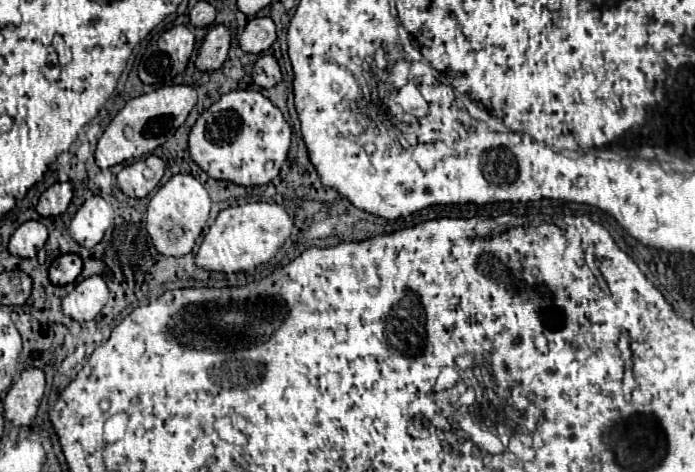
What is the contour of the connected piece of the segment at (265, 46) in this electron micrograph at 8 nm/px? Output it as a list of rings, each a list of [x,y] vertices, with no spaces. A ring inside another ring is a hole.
[[[254,17],[248,21],[244,33],[240,35],[240,47],[246,53],[260,55],[270,49],[276,41],[276,27],[270,17]]]

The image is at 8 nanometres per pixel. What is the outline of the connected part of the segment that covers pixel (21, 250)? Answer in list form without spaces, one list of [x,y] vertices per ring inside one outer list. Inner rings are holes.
[[[40,221],[22,223],[10,237],[8,251],[16,257],[36,257],[48,239],[48,229]]]

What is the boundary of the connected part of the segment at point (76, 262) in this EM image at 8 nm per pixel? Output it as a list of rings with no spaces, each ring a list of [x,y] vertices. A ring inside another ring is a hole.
[[[60,255],[50,265],[50,281],[54,285],[68,285],[82,273],[82,259],[80,255]]]

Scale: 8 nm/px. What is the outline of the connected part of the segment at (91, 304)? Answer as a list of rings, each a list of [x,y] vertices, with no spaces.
[[[92,275],[78,283],[72,293],[62,299],[62,311],[74,321],[92,321],[108,301],[108,287],[102,277]]]

